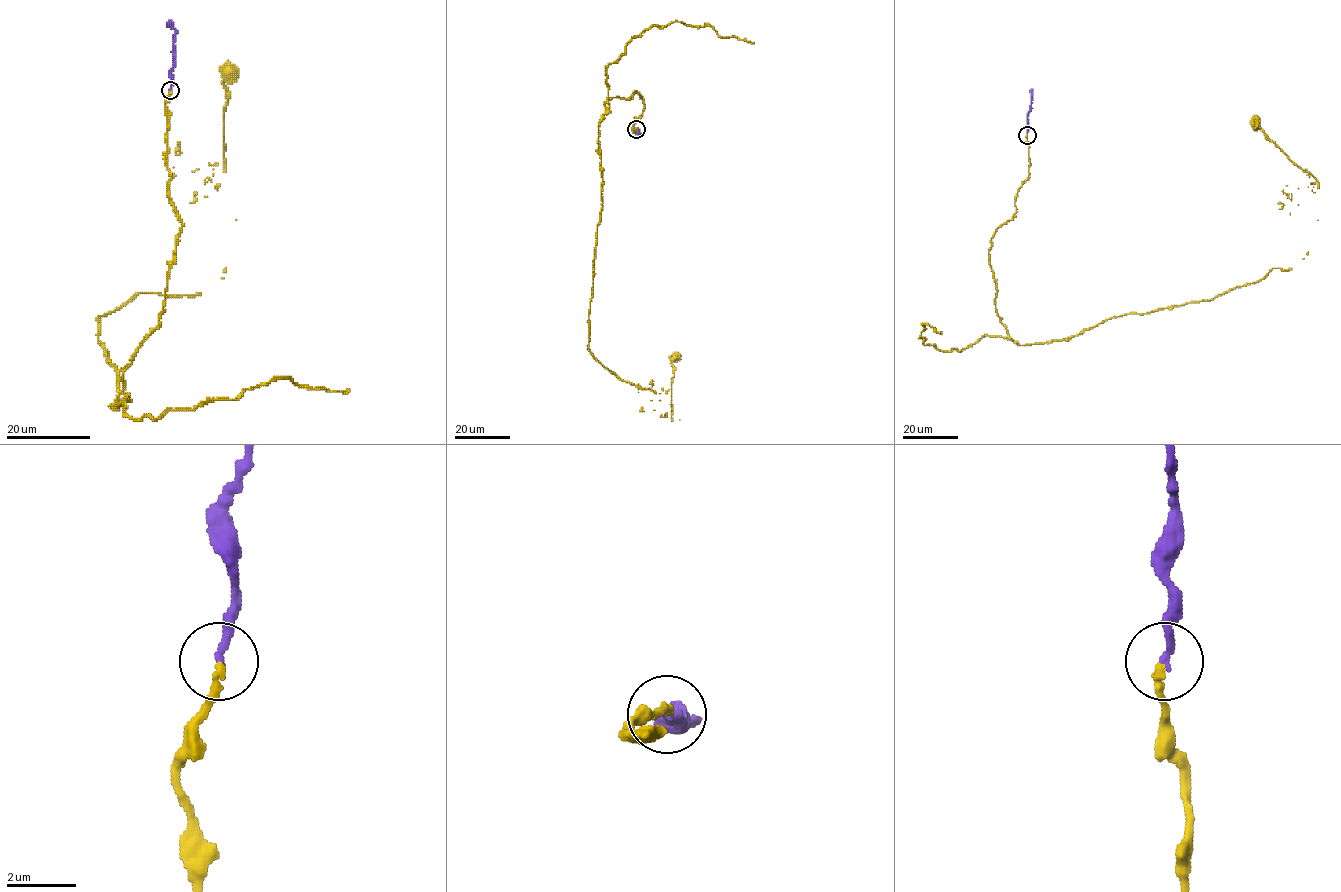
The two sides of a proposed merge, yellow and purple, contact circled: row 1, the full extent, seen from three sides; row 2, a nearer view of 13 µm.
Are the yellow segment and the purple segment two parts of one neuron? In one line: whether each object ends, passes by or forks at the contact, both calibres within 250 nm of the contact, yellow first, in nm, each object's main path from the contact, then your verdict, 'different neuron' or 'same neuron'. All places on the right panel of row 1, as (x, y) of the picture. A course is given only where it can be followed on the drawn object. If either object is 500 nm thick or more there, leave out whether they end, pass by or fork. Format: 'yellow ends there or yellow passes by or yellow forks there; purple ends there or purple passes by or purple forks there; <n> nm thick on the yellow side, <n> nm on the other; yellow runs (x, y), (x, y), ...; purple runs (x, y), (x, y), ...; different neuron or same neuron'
yellow ends there; purple ends there; 200 nm thick on the yellow side, 240 nm on the other; yellow runs (1026, 135), (1028, 177), (989, 251), (1019, 345), (1212, 299), (1307, 254), (1291, 195), (1318, 181), (1255, 122); purple runs (1026, 135), (1031, 89); same neuron

